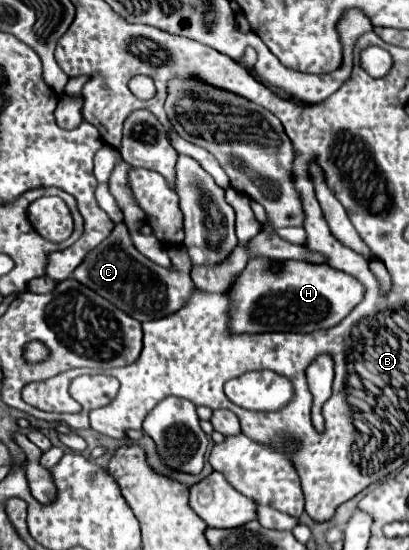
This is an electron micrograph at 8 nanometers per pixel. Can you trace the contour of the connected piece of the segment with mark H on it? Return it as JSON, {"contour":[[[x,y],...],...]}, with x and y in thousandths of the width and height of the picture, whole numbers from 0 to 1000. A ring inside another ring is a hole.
{"contour":[[[614,467],[604,485],[575,511],[565,536],[565,569],[560,569],[560,602],[565,605],[648,605],[648,602],[716,602],[716,605],[760,605],[775,598],[800,598],[824,591],[853,573],[853,565],[888,547],[892,522],[853,496],[814,489],[804,482],[765,482],[746,475],[687,475],[682,489],[667,489],[663,478],[677,478],[658,467]]]}

